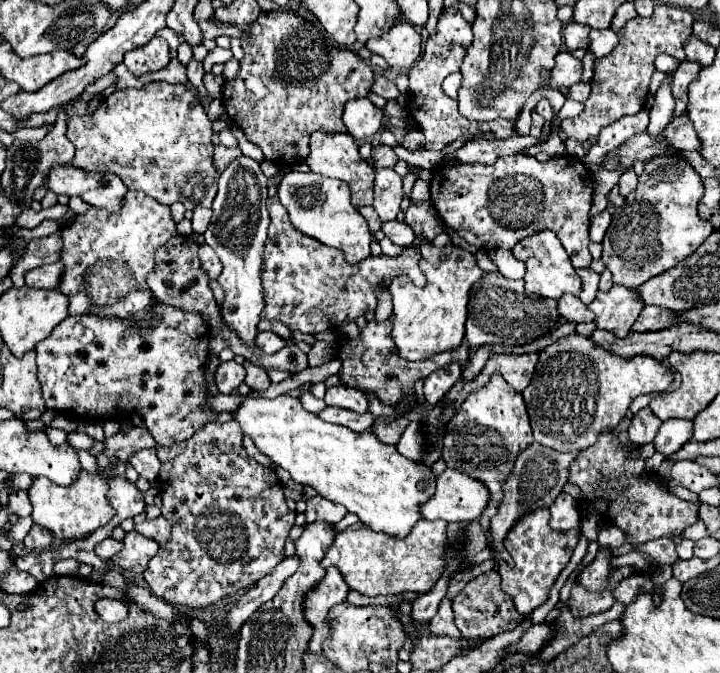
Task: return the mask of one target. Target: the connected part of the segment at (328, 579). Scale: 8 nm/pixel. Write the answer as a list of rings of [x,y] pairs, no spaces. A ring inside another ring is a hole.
[[[328,567],[324,579],[312,587],[304,597],[304,619],[312,623],[314,635],[308,643],[308,649],[316,655],[320,655],[320,643],[328,635],[328,625],[324,623],[328,611],[336,605],[346,601],[350,587],[342,579],[342,573],[336,567]]]

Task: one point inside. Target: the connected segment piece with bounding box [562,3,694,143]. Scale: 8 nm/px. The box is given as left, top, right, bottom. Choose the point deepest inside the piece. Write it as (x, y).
(620, 84)

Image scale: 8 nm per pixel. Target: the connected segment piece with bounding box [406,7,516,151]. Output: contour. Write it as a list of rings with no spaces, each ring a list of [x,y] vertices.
[[[454,7],[444,9],[442,15],[438,17],[438,25],[436,25],[434,35],[430,35],[428,41],[426,41],[424,55],[410,69],[410,87],[408,87],[406,113],[412,117],[416,127],[424,133],[424,137],[426,137],[424,149],[442,151],[446,145],[450,145],[452,141],[456,141],[460,137],[470,137],[483,132],[491,132],[499,140],[504,140],[515,134],[515,120],[500,118],[489,122],[476,122],[464,119],[460,115],[460,111],[458,111],[458,101],[450,99],[442,91],[442,81],[450,73],[460,71],[460,63],[464,59],[464,51],[468,49],[468,43],[472,43],[472,25],[464,21],[464,17],[460,15],[458,9],[454,9]]]

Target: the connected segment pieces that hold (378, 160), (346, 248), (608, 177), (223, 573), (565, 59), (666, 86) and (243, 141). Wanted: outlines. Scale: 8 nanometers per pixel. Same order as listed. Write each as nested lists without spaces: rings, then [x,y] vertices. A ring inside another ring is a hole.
[[[378,145],[378,147],[372,147],[372,161],[376,169],[382,169],[382,167],[392,169],[398,163],[398,155],[388,145]]]
[[[290,171],[284,175],[278,185],[278,197],[286,207],[292,225],[308,237],[318,239],[328,247],[336,247],[342,253],[350,255],[350,263],[360,263],[370,255],[372,233],[368,229],[366,219],[358,213],[358,209],[350,203],[350,189],[340,179],[322,177],[316,173],[298,173]],[[304,203],[310,203],[308,207]]]
[[[602,169],[594,175],[594,203],[592,203],[592,213],[590,215],[596,215],[602,209],[606,209],[608,193],[618,183],[618,179],[624,171],[626,169],[618,169],[618,171],[616,169]]]
[[[234,419],[228,423],[208,423],[208,427],[196,431],[192,439],[170,447],[158,445],[154,437],[140,427],[118,431],[104,441],[104,453],[122,463],[142,449],[158,451],[158,459],[162,463],[162,471],[158,475],[158,489],[164,501],[162,515],[174,523],[168,543],[158,549],[144,571],[144,581],[156,597],[172,605],[200,609],[220,601],[224,595],[252,587],[258,579],[268,575],[268,571],[272,571],[280,559],[284,559],[284,543],[294,527],[296,513],[288,509],[276,471],[260,465],[246,453],[242,445],[242,429]]]
[[[560,51],[556,55],[556,67],[552,69],[550,87],[554,87],[554,89],[558,89],[562,85],[572,87],[580,79],[582,79],[582,61],[572,57],[572,53],[568,53],[568,51]]]
[[[668,73],[668,79],[660,85],[660,89],[654,95],[654,105],[650,109],[650,125],[648,133],[658,135],[674,117],[674,95],[672,95],[672,73]]]
[[[231,125],[231,131],[239,142],[239,147],[243,155],[251,157],[259,163],[265,160],[261,149],[254,143],[247,140],[242,130],[237,125]]]

